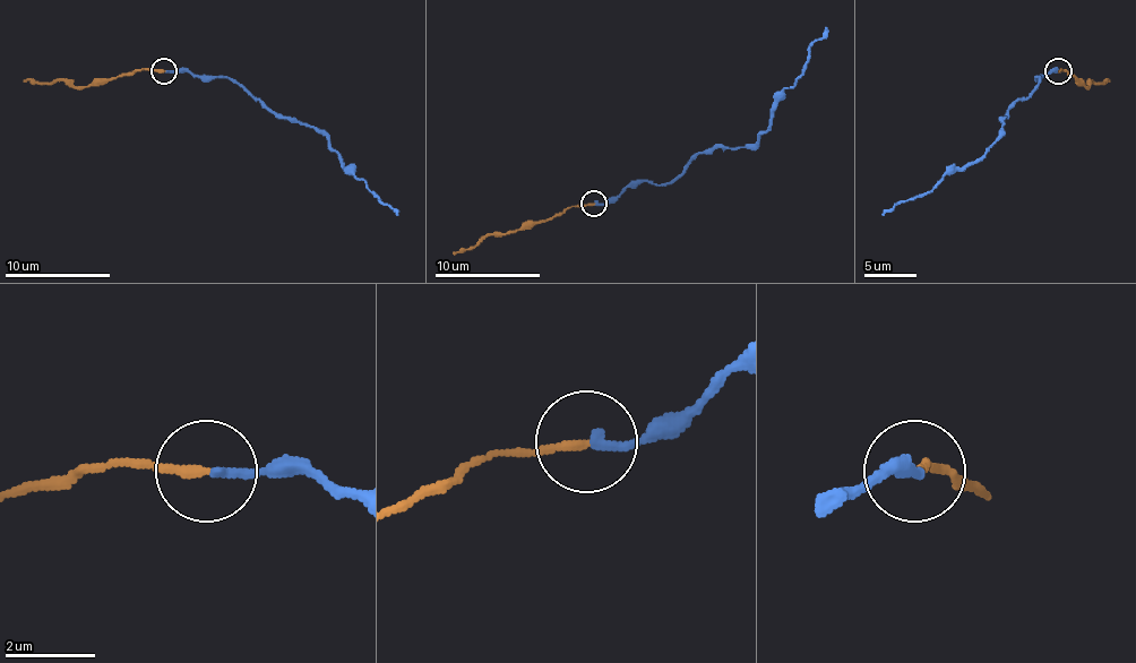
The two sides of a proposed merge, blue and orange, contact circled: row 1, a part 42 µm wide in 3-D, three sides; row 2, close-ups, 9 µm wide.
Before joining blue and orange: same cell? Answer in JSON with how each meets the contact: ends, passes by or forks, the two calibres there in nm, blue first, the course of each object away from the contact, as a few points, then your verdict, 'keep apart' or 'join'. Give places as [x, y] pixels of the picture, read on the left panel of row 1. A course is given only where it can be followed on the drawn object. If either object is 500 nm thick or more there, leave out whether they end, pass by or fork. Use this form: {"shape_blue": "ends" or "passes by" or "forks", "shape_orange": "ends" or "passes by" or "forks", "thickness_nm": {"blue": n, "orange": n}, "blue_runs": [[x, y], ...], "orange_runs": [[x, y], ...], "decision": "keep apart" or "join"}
{"shape_blue": "ends", "shape_orange": "ends", "thickness_nm": {"blue": 200, "orange": 200}, "blue_runs": [[164, 71], [230, 77], [269, 111], [291, 115], [321, 131], [349, 169], [398, 213]], "orange_runs": [[164, 71], [136, 69], [114, 79], [96, 79], [88, 87], [70, 87], [57, 79], [23, 82]], "decision": "join"}

